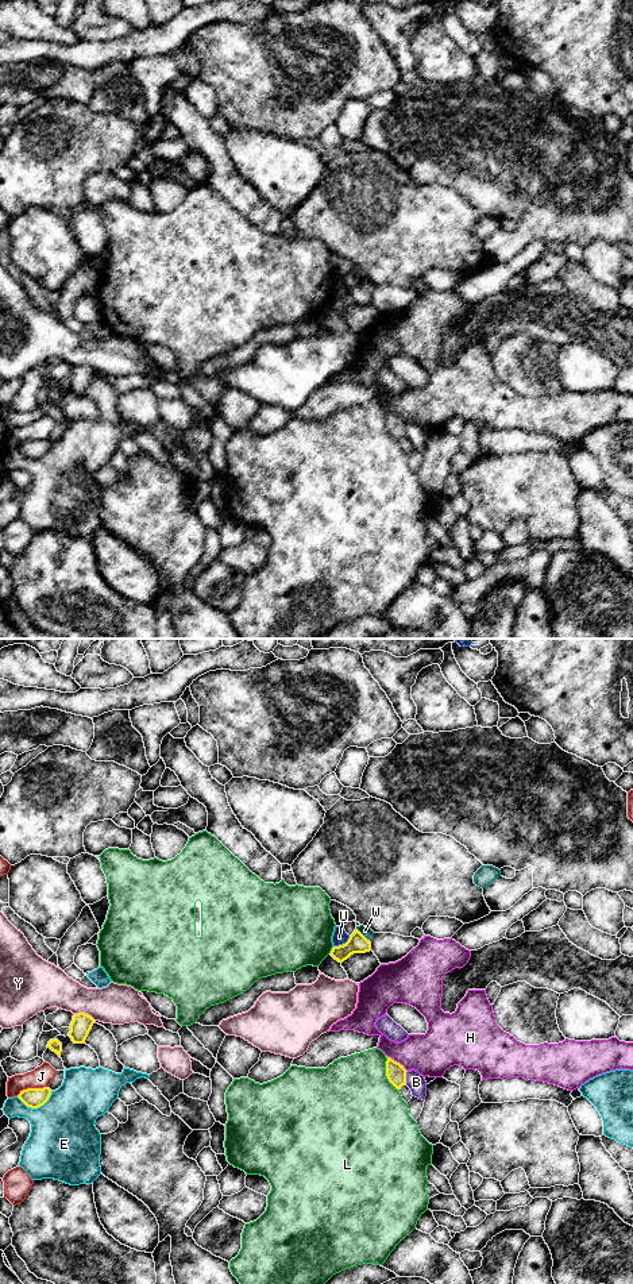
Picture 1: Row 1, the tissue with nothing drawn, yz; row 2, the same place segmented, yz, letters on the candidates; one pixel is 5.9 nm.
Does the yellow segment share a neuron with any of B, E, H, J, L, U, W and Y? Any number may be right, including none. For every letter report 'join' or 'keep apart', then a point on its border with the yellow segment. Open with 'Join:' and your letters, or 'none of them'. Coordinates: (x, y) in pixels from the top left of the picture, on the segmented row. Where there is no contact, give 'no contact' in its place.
Join: W
B: keep apart; contact yz (405, 1078)
E: keep apart; contact yz (35, 1107)
H: keep apart; contact yz (396, 1061)
J: keep apart; contact yz (31, 1088)
L: keep apart; contact yz (386, 1074)
U: keep apart; contact yz (343, 944)
W: join; contact yz (362, 934)
Y: keep apart; contact yz (84, 1013)

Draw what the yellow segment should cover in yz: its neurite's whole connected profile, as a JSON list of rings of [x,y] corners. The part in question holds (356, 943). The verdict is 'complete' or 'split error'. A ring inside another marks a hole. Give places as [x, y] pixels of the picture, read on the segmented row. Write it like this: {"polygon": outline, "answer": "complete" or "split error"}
{"polygon": [[[356,926],[355,932],[350,936],[348,941],[343,945],[333,946],[331,956],[343,963],[354,953],[366,953],[371,951],[371,937],[374,932],[367,926]]], "answer": "split error"}

